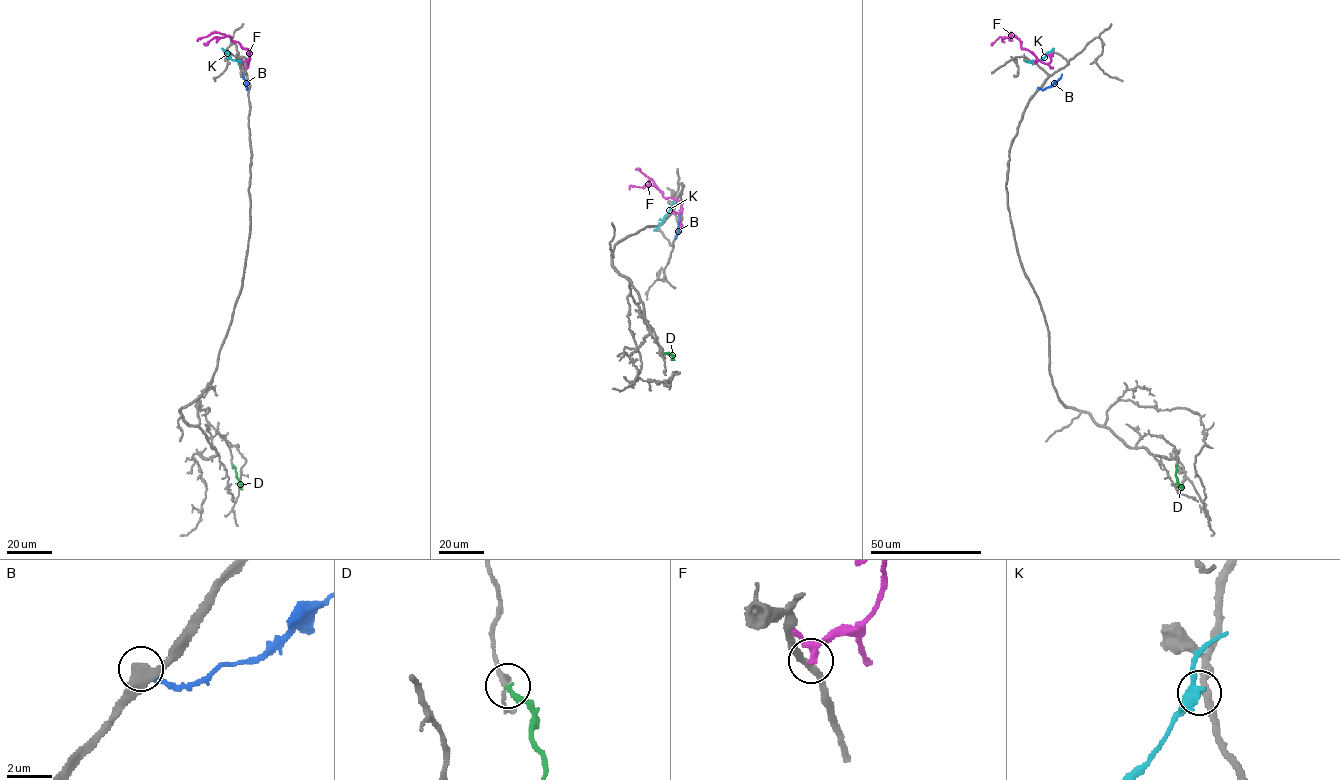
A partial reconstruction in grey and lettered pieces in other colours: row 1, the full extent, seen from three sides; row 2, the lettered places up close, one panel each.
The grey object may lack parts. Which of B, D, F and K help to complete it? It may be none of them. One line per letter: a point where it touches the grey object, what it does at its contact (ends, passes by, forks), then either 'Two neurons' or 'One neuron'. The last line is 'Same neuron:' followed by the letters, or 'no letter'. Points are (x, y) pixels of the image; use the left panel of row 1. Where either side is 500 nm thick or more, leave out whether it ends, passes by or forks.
B: Touches grey at (247, 88). It ends there. Two neurons
D: Touches grey at (233, 465). It ends there. One neuron
F: Touches grey at (242, 63). It passes by. Two neurons
K: Touches grey at (240, 61). It forks there. Two neurons
Same neuron: D

